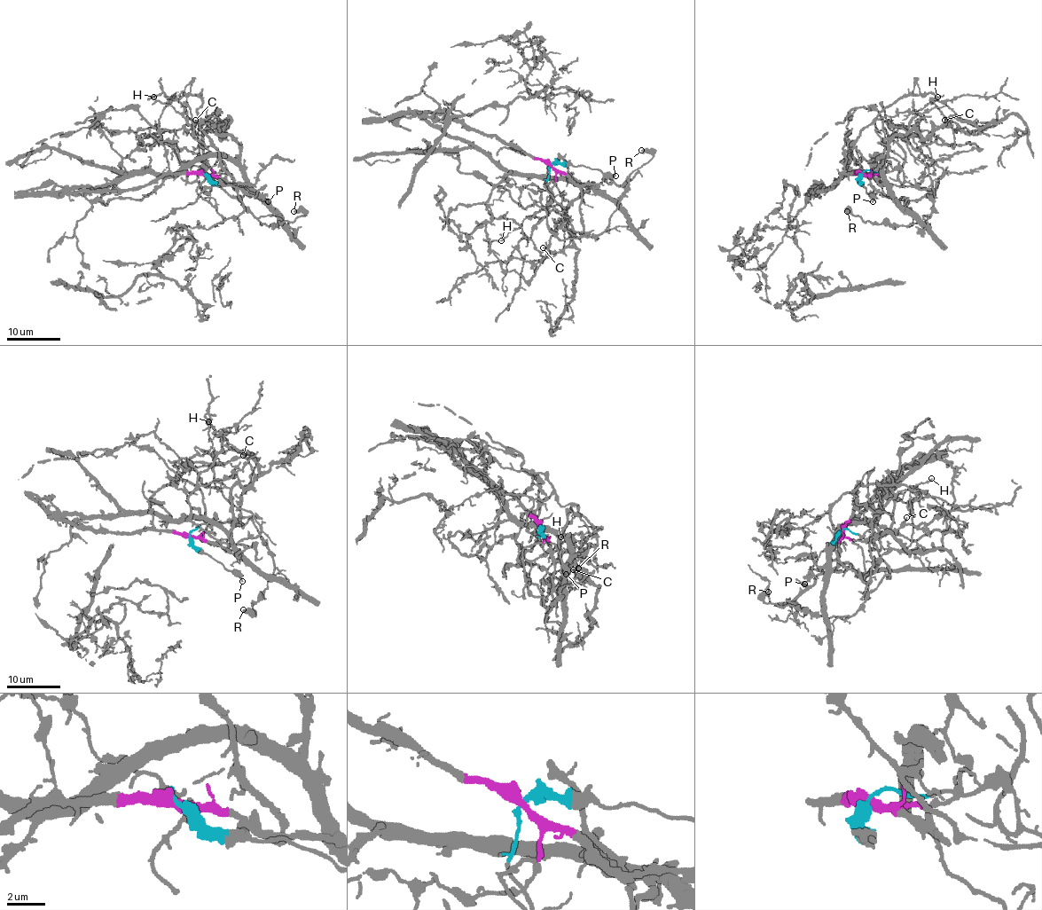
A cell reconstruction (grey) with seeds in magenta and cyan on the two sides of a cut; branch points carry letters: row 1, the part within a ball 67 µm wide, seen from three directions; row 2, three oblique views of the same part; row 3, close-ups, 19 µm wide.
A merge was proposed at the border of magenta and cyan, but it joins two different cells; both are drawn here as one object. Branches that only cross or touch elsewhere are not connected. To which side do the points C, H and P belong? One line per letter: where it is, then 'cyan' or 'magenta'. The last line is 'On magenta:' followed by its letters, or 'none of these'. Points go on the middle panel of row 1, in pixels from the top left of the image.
C: (543, 247) | magenta
H: (501, 240) | magenta
P: (615, 176) | cyan
On magenta: C, H

